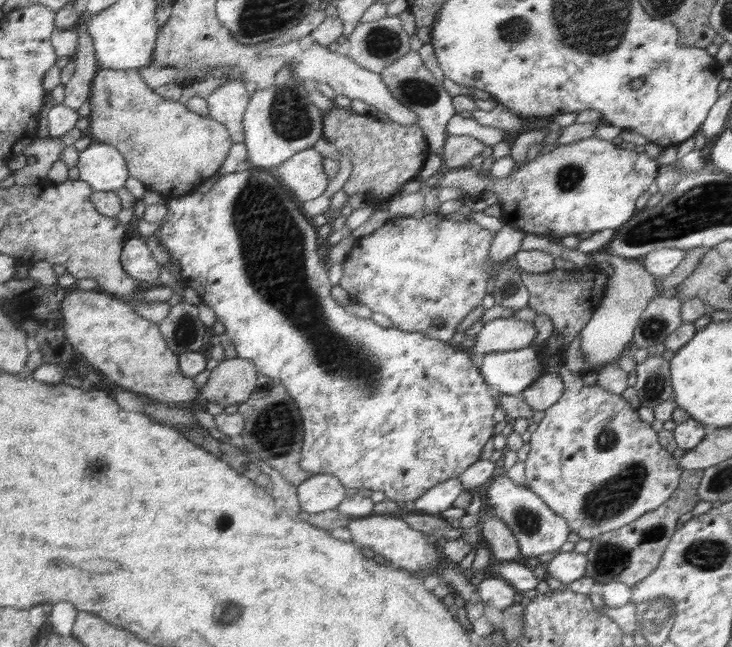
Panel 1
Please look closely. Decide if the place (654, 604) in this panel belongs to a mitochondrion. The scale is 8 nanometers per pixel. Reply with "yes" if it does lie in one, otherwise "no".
yes

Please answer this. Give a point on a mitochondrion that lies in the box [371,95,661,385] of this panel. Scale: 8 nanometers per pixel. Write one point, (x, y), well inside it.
(567, 177)

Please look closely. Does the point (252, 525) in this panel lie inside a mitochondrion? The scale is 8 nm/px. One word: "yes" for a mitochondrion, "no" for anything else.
no

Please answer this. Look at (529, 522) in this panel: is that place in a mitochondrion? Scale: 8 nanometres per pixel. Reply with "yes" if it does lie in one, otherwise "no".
yes

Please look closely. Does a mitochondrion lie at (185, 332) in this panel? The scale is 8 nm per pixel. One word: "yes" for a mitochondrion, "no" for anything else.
yes

